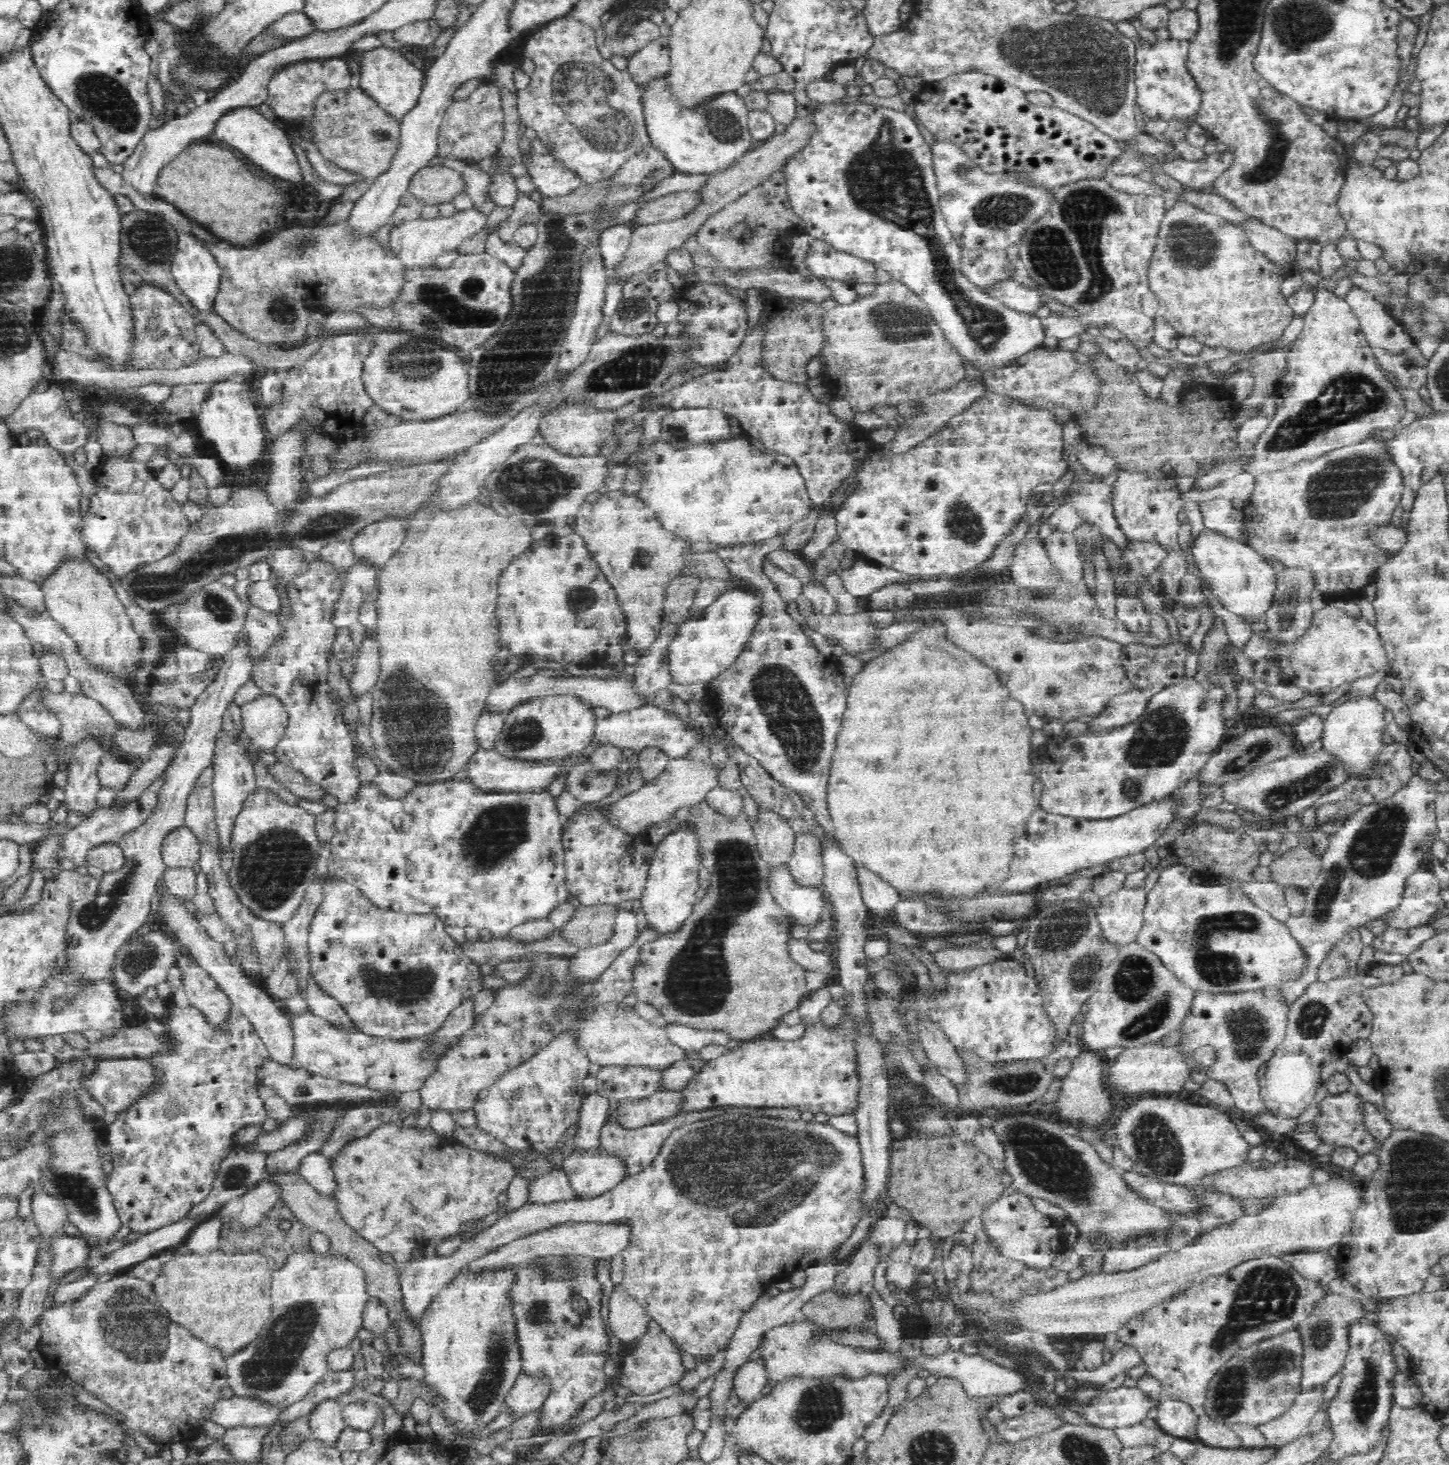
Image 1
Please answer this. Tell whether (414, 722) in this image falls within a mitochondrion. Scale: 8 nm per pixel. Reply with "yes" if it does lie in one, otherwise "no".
yes

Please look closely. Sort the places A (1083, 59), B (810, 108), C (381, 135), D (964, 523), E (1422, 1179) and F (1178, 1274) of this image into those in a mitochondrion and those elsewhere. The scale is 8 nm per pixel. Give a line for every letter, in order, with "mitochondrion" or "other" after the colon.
A: mitochondrion
B: other
C: mitochondrion
D: mitochondrion
E: mitochondrion
F: other

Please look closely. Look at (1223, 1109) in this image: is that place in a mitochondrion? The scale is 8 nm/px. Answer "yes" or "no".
no

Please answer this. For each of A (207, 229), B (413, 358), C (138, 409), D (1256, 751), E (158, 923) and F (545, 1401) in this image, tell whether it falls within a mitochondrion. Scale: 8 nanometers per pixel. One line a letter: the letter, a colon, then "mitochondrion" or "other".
A: other
B: mitochondrion
C: other
D: mitochondrion
E: other
F: other

